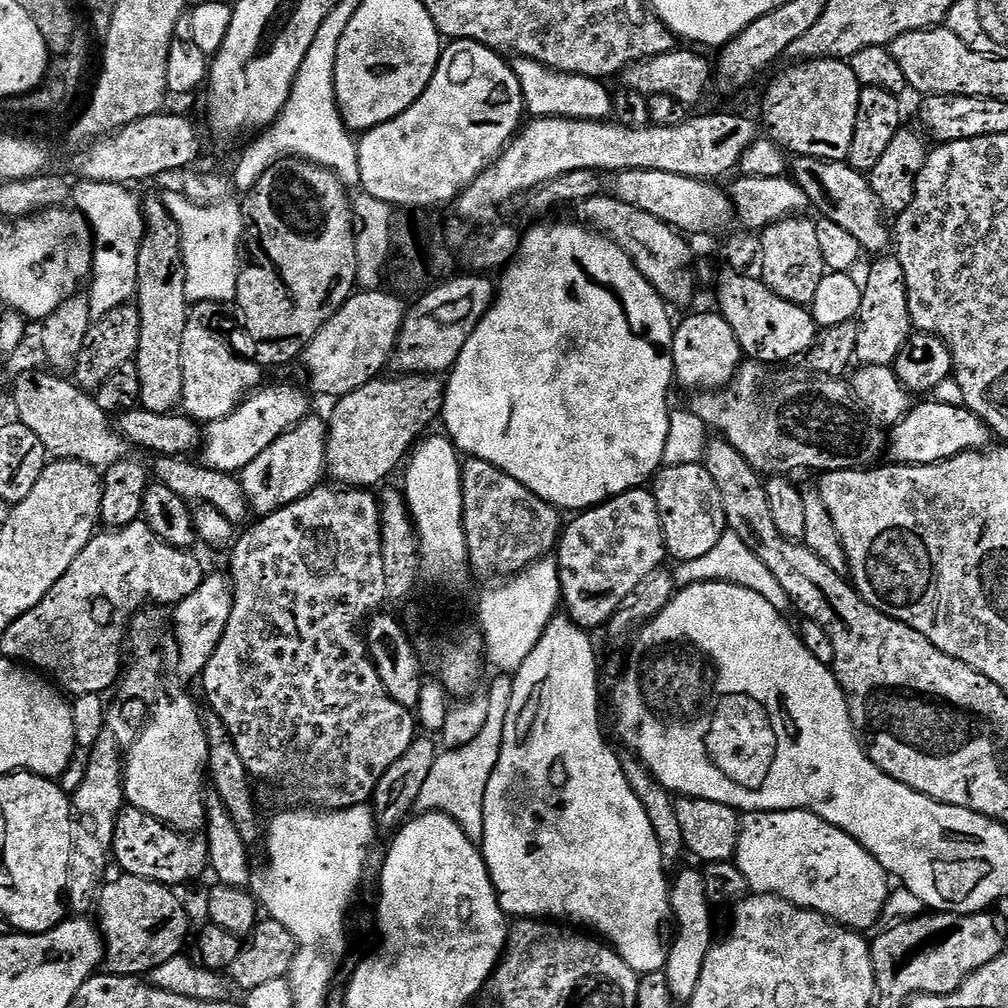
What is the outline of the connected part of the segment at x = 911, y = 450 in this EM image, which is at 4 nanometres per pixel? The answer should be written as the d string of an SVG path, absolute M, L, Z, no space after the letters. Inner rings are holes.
M928 400L925 404L917 403L897 424L890 429L886 440L886 456L893 465L898 464L937 464L954 458L963 452L979 452L993 443L994 437L983 422L969 408L956 404L943 404L940 400Z

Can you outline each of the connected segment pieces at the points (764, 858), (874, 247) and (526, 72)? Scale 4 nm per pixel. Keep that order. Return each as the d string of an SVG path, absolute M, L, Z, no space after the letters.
M790 810L789 812L750 812L741 815L740 833L738 834L738 846L736 847L734 863L738 866L738 870L742 870L748 887L753 893L761 896L777 896L799 908L808 908L812 912L821 912L824 916L827 916L829 920L853 930L872 928L875 926L876 920L878 924L878 921L884 915L884 903L888 901L890 895L890 887L888 888L890 877L880 863L878 863L858 841L854 838L850 838L850 834L838 830L838 826L830 826L830 822L818 818L813 812Z
M800 158L795 163L794 179L800 189L806 193L814 208L816 204L817 210L821 212L819 215L823 219L833 220L842 230L854 234L854 238L858 238L860 247L865 253L880 254L887 249L884 248L887 244L889 247L890 228L889 225L888 228L884 225L885 217L877 205L875 196L872 195L865 173L856 172L840 162Z
M517 59L514 71L524 95L524 107L532 118L563 116L566 120L607 121L614 112L614 96L608 93L601 81L589 76L569 76L567 72L556 72L533 60Z

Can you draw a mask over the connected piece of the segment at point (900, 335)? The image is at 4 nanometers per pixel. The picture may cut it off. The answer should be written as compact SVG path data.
M884 254L872 264L868 277L862 280L860 315L855 321L858 342L856 360L870 368L895 365L902 346L913 335L912 319L908 313L908 288L904 284L904 271L895 255Z

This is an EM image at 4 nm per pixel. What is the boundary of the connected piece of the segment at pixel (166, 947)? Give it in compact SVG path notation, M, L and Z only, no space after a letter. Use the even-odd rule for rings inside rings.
M117 875L117 880L109 879L100 889L98 927L104 938L104 964L107 971L114 976L138 976L151 974L162 962L181 955L185 951L184 943L188 940L188 912L184 904L175 896L173 889L166 884L150 882L137 876Z

